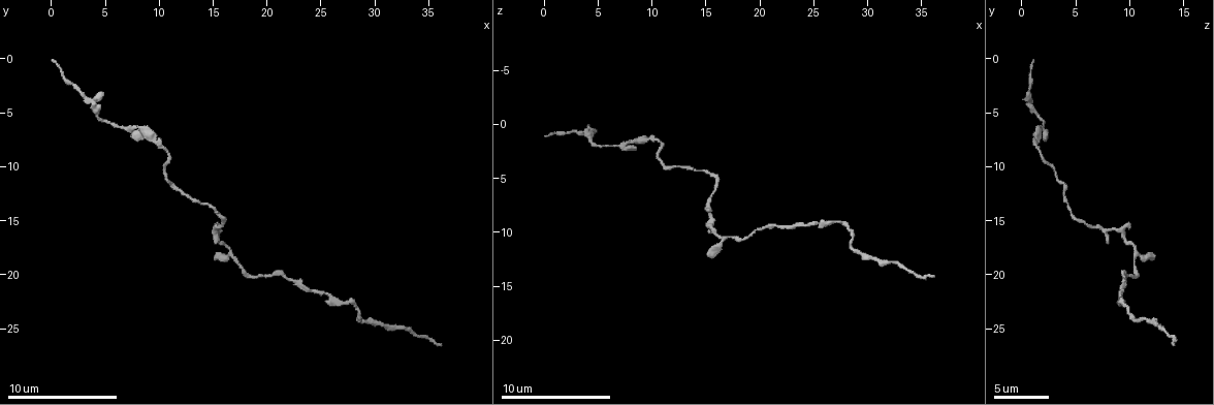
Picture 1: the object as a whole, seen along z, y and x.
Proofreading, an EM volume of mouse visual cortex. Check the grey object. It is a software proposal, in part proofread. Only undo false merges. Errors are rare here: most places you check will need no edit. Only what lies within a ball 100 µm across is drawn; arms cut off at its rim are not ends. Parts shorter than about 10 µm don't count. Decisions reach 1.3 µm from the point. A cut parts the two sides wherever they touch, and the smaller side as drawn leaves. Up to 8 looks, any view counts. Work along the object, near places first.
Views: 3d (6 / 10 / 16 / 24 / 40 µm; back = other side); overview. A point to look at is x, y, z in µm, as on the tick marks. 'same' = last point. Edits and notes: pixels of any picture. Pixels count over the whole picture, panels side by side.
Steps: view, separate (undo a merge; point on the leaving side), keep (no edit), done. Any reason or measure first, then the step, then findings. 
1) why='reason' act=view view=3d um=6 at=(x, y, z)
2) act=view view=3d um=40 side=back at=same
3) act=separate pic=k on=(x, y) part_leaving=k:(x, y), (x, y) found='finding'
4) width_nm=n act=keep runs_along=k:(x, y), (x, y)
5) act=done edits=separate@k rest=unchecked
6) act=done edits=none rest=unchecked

why='narrows sharply' act=view view=3d um=16 at=(28.6, 23.4, 9.8)

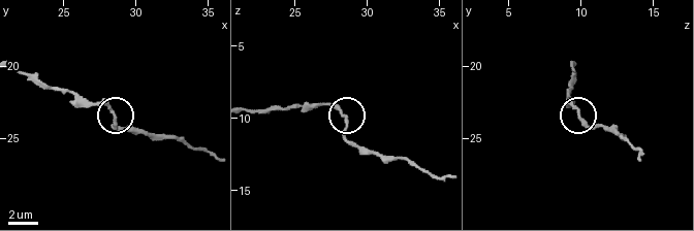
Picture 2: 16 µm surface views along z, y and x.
act=keep found='continuous, no second cell'

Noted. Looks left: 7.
why='narrows sharply' act=view view=3d um=6 at=(17.2, 19.0, 10.4)

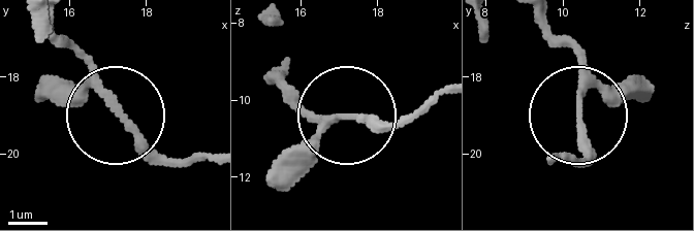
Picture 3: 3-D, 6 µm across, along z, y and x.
act=keep runs_along=3:(279, 74), (318, 113), (420, 113) found='all the same cell'

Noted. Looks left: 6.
why='two arms in line, one across' act=view view=3d um=6 at=(15.2, 15.6, 7.2)

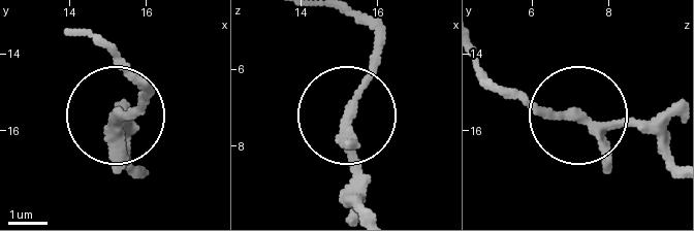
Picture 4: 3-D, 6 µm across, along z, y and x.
act=view view=3d um=6 side=back at=(15.25, 15.60, 7.10)

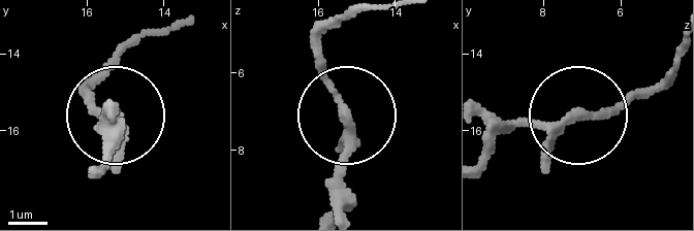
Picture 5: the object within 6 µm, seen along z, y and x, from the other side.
arms=3 act=keep runs_along=5:(342, 168), (342, 103), (316, 37) found='continuous, no second cell'

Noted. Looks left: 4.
why='thick turns thin' act=view view=3d um=10 at=(7.2, 6.6, 2.0)

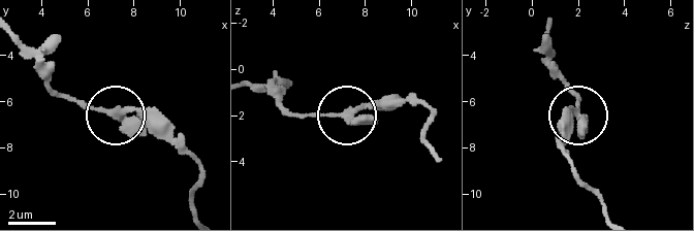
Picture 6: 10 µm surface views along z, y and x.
act=keep runs_along=6:(191, 211), (197, 175), (191, 158), (138, 124), (57, 99) found='one cell here'

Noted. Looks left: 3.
act=done edits=none rest=unchecked

